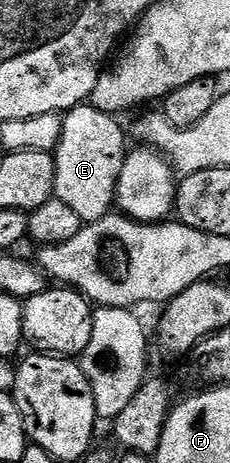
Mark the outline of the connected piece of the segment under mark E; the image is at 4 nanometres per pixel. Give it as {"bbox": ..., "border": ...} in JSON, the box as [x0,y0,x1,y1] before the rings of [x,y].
{"bbox":[53,102,127,225],"border":[[[86,102],[80,104],[78,108],[73,108],[71,111],[64,113],[63,119],[61,121],[61,137],[57,143],[55,149],[55,155],[53,161],[55,162],[55,190],[53,191],[55,199],[59,202],[64,202],[67,206],[71,206],[71,210],[75,210],[75,214],[79,214],[82,225],[94,224],[99,222],[100,219],[108,215],[111,209],[114,207],[115,201],[117,199],[117,183],[119,182],[119,174],[123,170],[123,162],[125,161],[127,155],[127,147],[125,148],[125,136],[127,140],[127,132],[121,129],[121,124],[116,115],[104,112],[98,108],[94,108],[92,103]]]}

